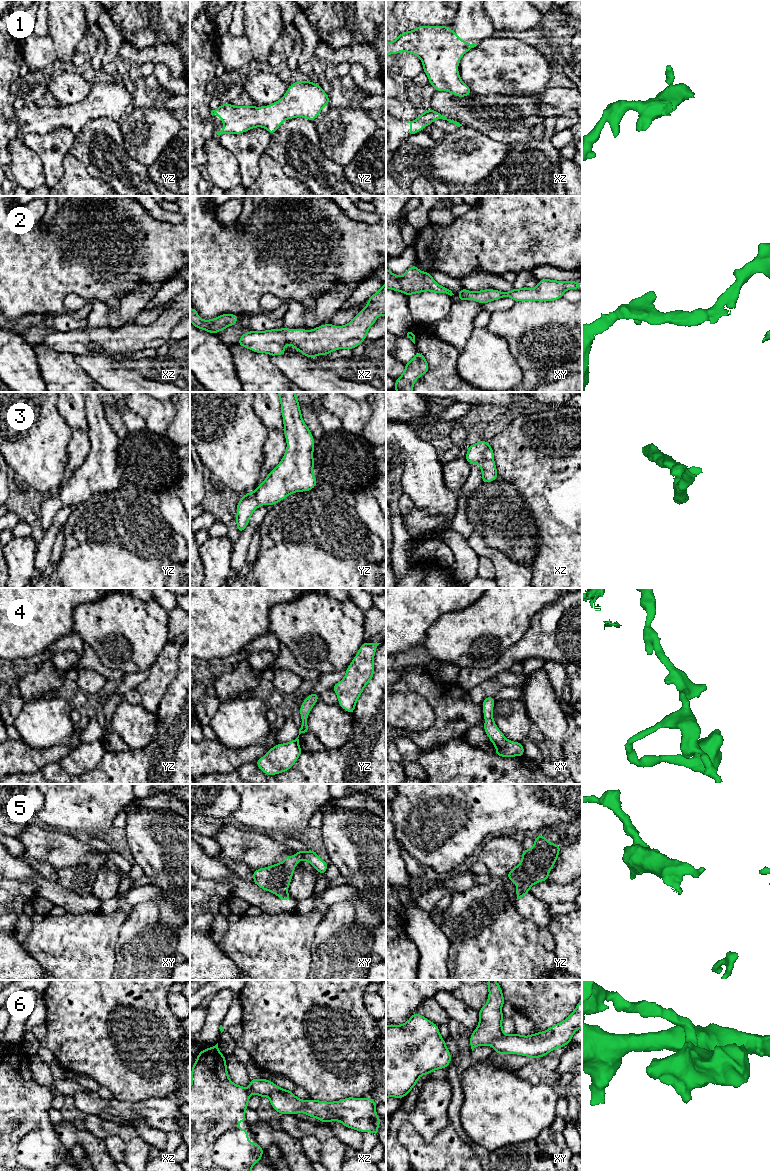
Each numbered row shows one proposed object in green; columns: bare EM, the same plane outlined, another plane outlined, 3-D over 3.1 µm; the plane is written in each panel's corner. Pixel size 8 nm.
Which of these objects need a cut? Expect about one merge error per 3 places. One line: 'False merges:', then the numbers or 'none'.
False merges: 1, 5

